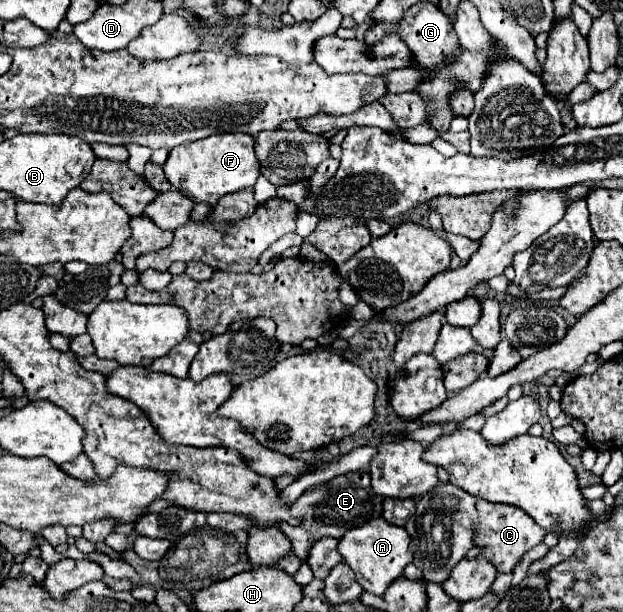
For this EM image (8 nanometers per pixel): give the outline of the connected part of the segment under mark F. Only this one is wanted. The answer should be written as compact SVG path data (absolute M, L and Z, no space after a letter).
M214 134L204 140L176 146L168 154L164 174L178 192L184 192L184 196L194 202L212 206L222 196L256 184L260 168L254 152L254 138L248 134Z

